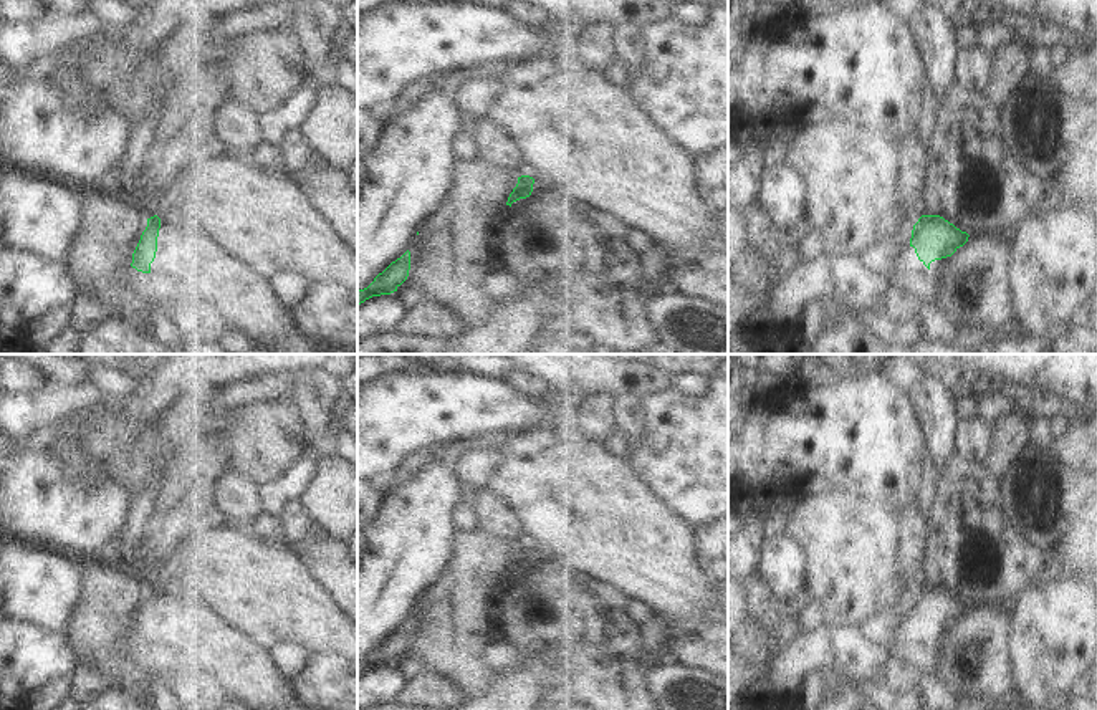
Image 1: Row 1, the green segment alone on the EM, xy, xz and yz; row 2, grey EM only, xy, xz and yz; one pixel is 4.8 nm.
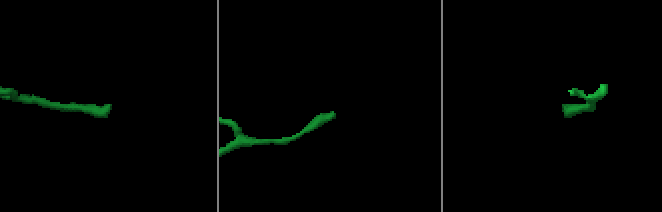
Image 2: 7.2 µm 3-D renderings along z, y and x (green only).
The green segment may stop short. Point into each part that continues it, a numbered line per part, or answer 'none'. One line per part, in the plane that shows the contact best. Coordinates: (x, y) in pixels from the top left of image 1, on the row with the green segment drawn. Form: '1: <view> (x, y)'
1: xy (202, 280)

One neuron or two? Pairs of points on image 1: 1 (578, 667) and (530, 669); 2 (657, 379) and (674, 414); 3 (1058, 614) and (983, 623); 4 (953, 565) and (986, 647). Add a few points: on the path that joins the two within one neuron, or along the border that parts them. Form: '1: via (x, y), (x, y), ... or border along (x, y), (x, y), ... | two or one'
1: border along (522, 654), (551, 656), (558, 686), (581, 692) | two
2: border along (670, 388), (659, 389), (644, 401) | two
3: border along (1011, 608), (1008, 657) | two
4: border along (970, 604), (1010, 606) | two

